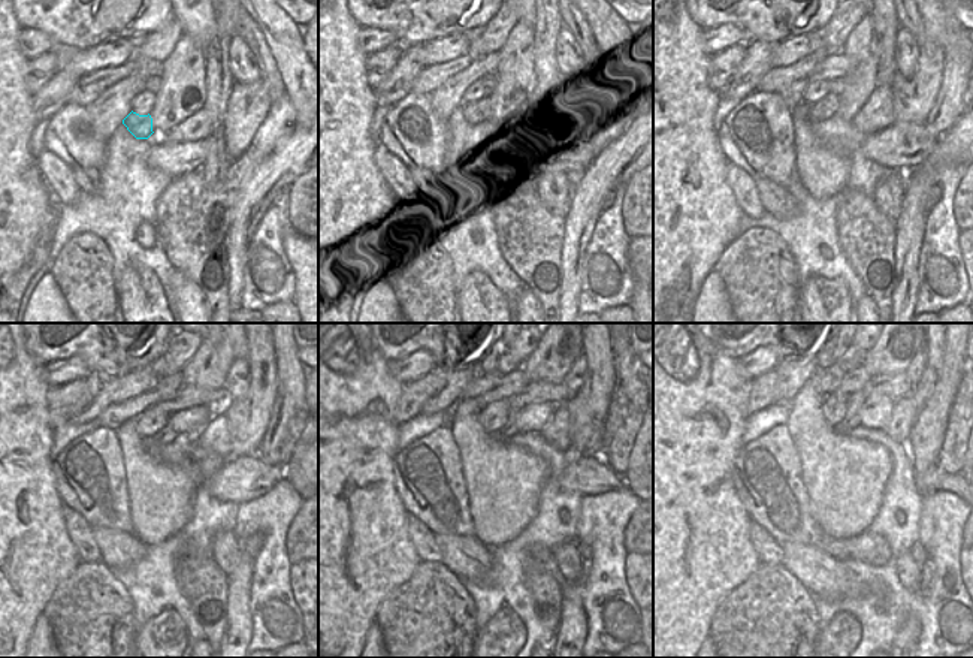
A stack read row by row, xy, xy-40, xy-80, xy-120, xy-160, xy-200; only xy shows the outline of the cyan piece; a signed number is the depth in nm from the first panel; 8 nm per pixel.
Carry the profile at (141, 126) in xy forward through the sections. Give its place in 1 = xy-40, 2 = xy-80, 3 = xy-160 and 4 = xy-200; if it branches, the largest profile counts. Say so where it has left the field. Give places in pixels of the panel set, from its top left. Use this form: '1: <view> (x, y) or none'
1: xy-40 (476, 115)
2: xy-80 (824, 109)
3: xy-160 (534, 417)
4: xy-200 (876, 411)

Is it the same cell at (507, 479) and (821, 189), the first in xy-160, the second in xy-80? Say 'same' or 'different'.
same

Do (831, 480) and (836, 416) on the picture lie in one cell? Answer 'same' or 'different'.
different

